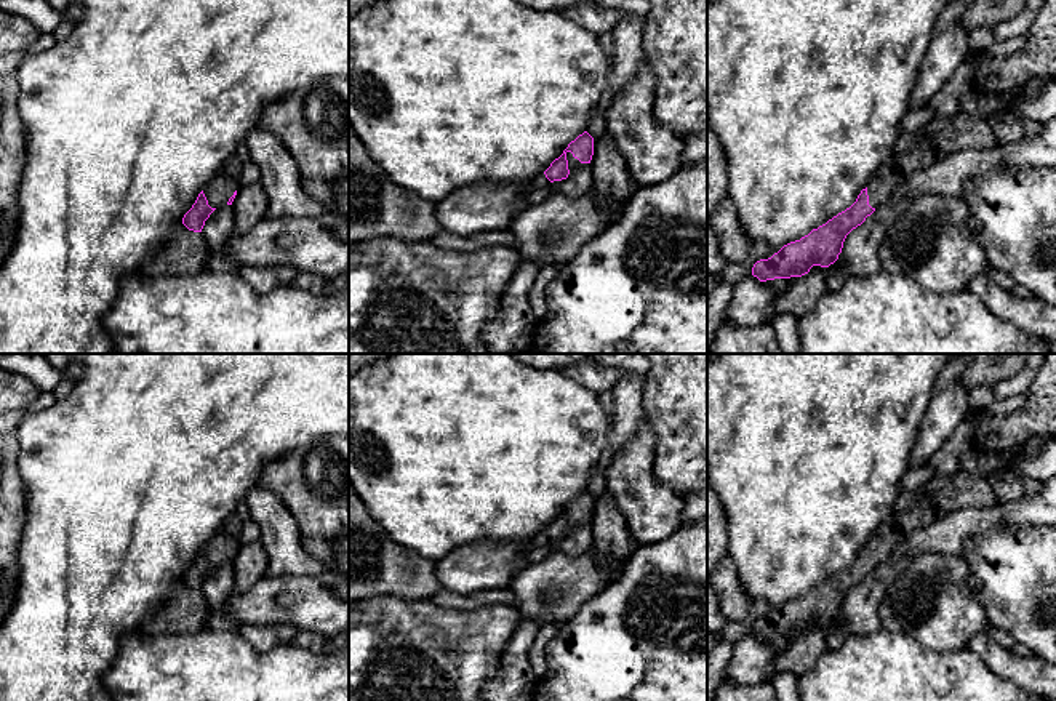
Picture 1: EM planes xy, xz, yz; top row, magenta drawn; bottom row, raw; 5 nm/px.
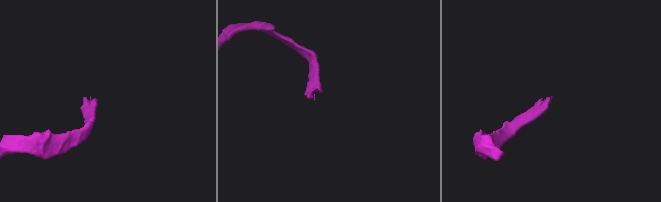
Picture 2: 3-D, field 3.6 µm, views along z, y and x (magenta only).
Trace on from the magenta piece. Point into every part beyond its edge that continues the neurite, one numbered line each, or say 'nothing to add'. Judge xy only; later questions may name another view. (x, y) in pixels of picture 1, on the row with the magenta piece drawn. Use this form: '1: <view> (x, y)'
1: xy (218, 192)

